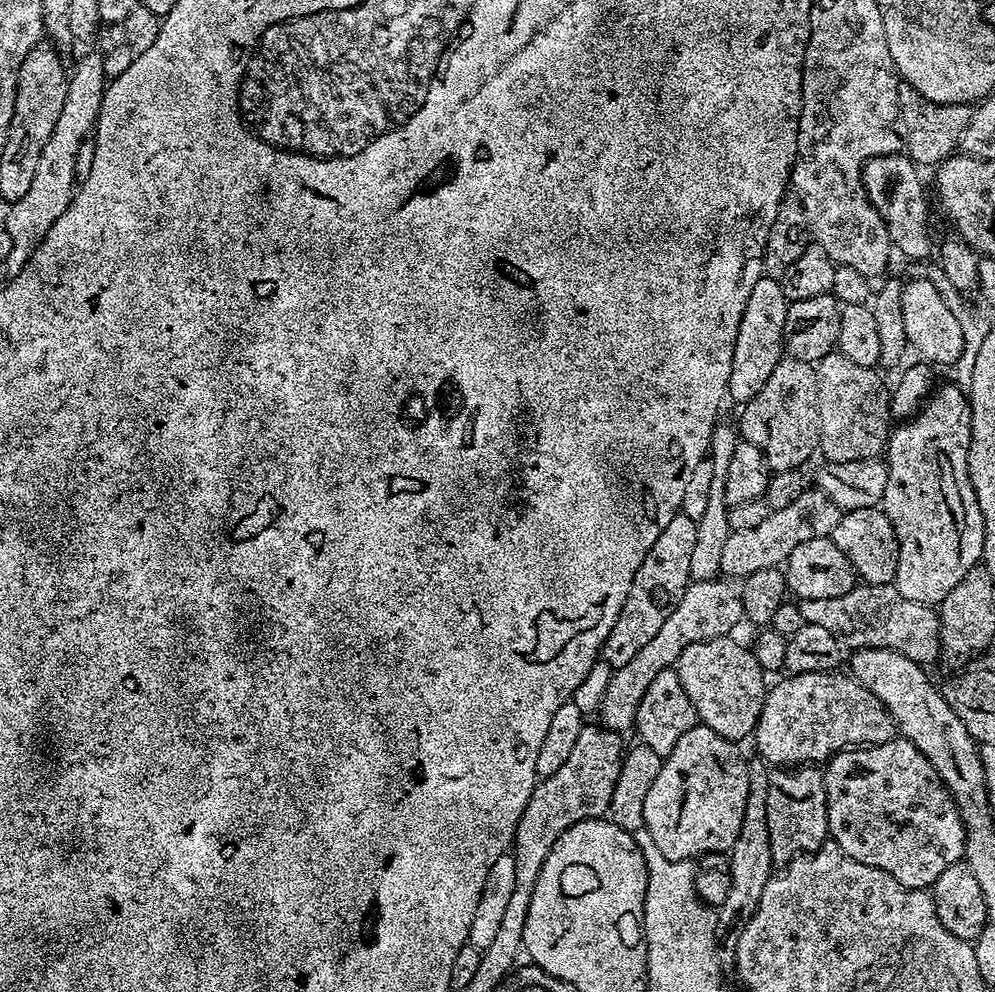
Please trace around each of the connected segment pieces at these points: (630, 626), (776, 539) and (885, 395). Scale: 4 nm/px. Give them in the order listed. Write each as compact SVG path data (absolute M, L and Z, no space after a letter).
M684 515L670 518L666 530L658 534L658 542L650 546L650 554L642 558L642 566L634 574L634 582L630 582L630 594L626 594L626 602L622 606L622 614L618 614L618 622L610 630L602 649L602 660L615 670L626 666L626 662L634 659L634 654L658 634L658 629L666 623L666 618L674 614L678 602L682 602L682 594L688 589L692 580L690 574L690 557L694 551L694 534L696 521Z
M805 490L798 494L798 498L794 498L794 502L790 502L790 506L770 514L770 518L764 519L759 526L754 526L754 530L729 531L726 546L722 550L720 571L725 577L743 578L754 574L754 570L780 568L787 564L790 550L794 550L794 546L802 546L802 542L810 542L810 538L831 537L841 515L842 510L830 502L826 494L818 490Z
M841 352L826 354L815 365L818 382L818 418L820 419L819 455L828 462L858 462L859 460L875 460L885 451L890 435L890 423L893 419L889 408L890 392L884 389L884 380L876 368L858 366L858 362L850 362Z

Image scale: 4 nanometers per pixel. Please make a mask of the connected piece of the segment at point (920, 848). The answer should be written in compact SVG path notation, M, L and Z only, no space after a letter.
M897 738L885 744L849 748L839 752L837 756L827 761L823 773L826 802L828 803L828 834L831 843L841 848L850 858L854 858L866 866L874 866L878 870L886 870L886 874L898 878L898 882L902 886L921 890L931 889L938 878L938 874L942 874L942 870L946 870L946 866L961 863L964 855L964 826L960 821L960 810L957 808L952 795L948 793L947 786L938 778L934 766L930 766L930 762L926 757L920 760L920 751L909 740Z

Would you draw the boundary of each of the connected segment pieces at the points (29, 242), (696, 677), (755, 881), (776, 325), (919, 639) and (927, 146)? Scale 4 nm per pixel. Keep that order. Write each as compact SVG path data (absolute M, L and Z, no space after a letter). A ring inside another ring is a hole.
M88 52L76 64L76 69L71 69L68 77L68 89L66 90L66 102L62 106L62 114L58 114L58 123L54 126L54 134L50 134L50 142L42 150L42 158L38 158L38 170L34 170L34 182L30 182L30 190L22 194L22 198L11 201L8 217L2 220L2 226L8 231L10 242L9 254L2 263L2 268L8 271L9 277L17 276L22 270L22 266L32 256L32 251L46 238L46 230L62 218L66 206L70 206L72 197L78 187L78 175L76 176L76 159L80 156L80 147L84 144L84 139L93 135L96 127L96 119L102 106L102 98L106 87L104 80L104 60L96 52Z
M731 635L719 636L713 640L694 642L682 650L682 654L676 659L675 669L678 678L682 682L682 690L690 698L695 708L697 719L708 729L714 730L719 737L726 738L732 743L739 743L746 736L751 737L757 726L757 720L761 716L762 706L767 696L766 673L758 666L758 658L754 658L751 647L739 644L732 640Z
M756 758L748 764L748 798L746 810L742 818L742 830L738 830L738 838L734 842L728 856L730 866L730 894L726 894L726 902L719 905L721 917L741 916L747 918L758 910L762 892L766 890L766 882L771 878L774 865L770 850L770 830L766 826L766 794L768 793L769 765Z
M763 275L758 282L754 282L754 290L750 290L750 298L738 326L734 362L730 366L727 399L733 400L737 406L748 404L750 398L754 398L754 394L758 394L758 390L766 386L774 366L778 366L778 362L785 359L784 327L789 303L779 280Z
M895 583L866 584L850 589L838 598L816 598L799 601L798 607L806 624L823 626L836 636L845 649L885 648L894 650L915 664L929 666L941 655L940 618L931 604L910 602L902 598Z
M901 82L898 86L900 107L899 127L902 129L902 144L913 164L939 166L960 147L960 139L970 126L974 111L972 104L939 104L914 90L914 86ZM908 148L908 149L907 149Z

